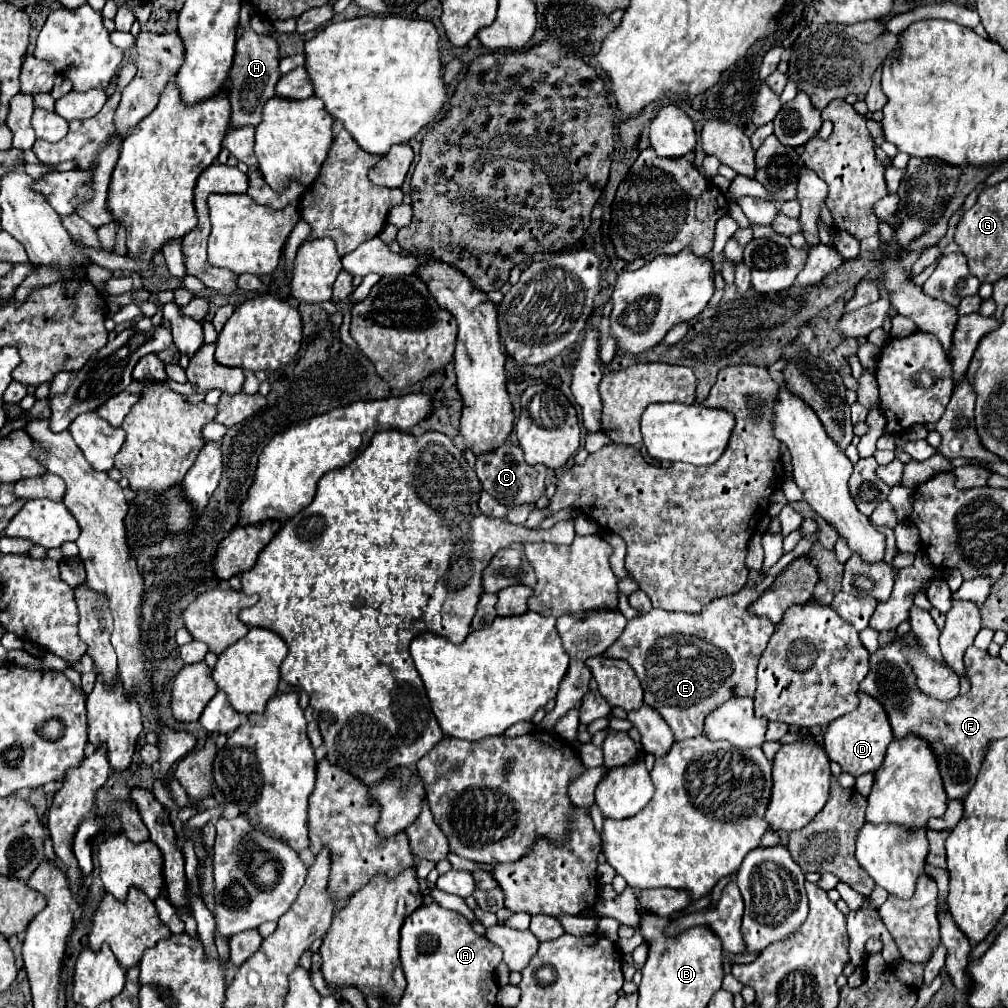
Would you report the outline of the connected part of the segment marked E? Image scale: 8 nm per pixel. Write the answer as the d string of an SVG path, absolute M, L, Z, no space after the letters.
M741 588L731 596L723 596L707 604L703 612L699 612L697 616L665 610L651 610L647 614L639 614L627 622L625 634L621 634L617 642L605 650L607 656L623 658L633 666L645 690L645 704L649 704L663 716L663 720L673 730L677 742L703 734L705 716L717 706L721 706L727 698L755 694L757 662L759 656L763 654L763 648L767 646L769 638L775 632L775 626L767 618L753 616L747 612L747 606L757 598L759 598L757 590Z

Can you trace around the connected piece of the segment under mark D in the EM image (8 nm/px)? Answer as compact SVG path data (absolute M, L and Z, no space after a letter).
M859 692L859 706L851 714L845 714L833 720L823 732L823 748L829 760L841 764L843 772L849 772L853 776L875 772L883 764L887 746L891 744L891 740L893 740L893 734L883 706L865 692Z

